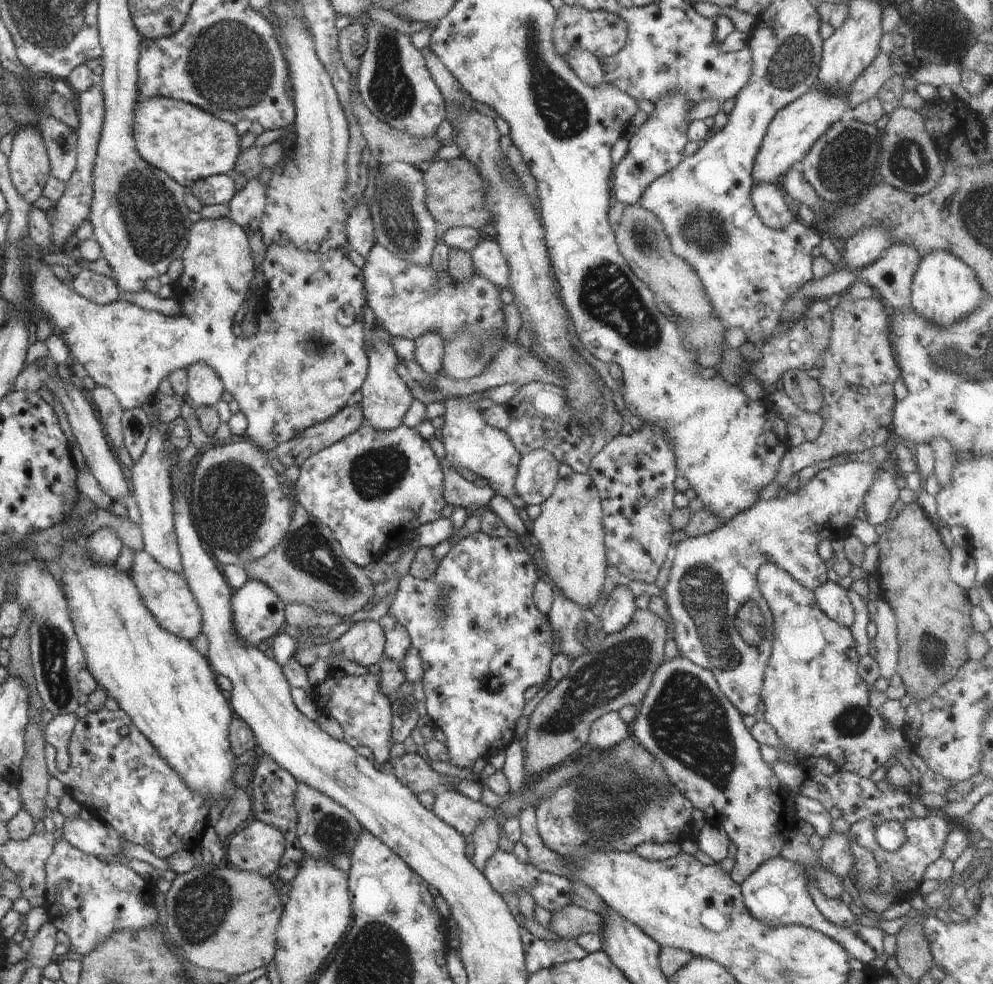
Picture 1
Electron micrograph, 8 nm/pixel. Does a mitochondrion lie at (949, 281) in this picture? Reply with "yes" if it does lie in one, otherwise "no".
no

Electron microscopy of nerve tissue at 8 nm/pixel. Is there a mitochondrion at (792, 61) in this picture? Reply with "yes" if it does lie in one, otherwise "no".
yes

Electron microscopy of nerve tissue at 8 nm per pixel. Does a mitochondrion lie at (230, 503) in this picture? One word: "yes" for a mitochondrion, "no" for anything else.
yes

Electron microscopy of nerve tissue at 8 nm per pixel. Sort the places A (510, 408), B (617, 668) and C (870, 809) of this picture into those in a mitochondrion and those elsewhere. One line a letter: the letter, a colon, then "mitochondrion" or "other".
A: other
B: mitochondrion
C: other

